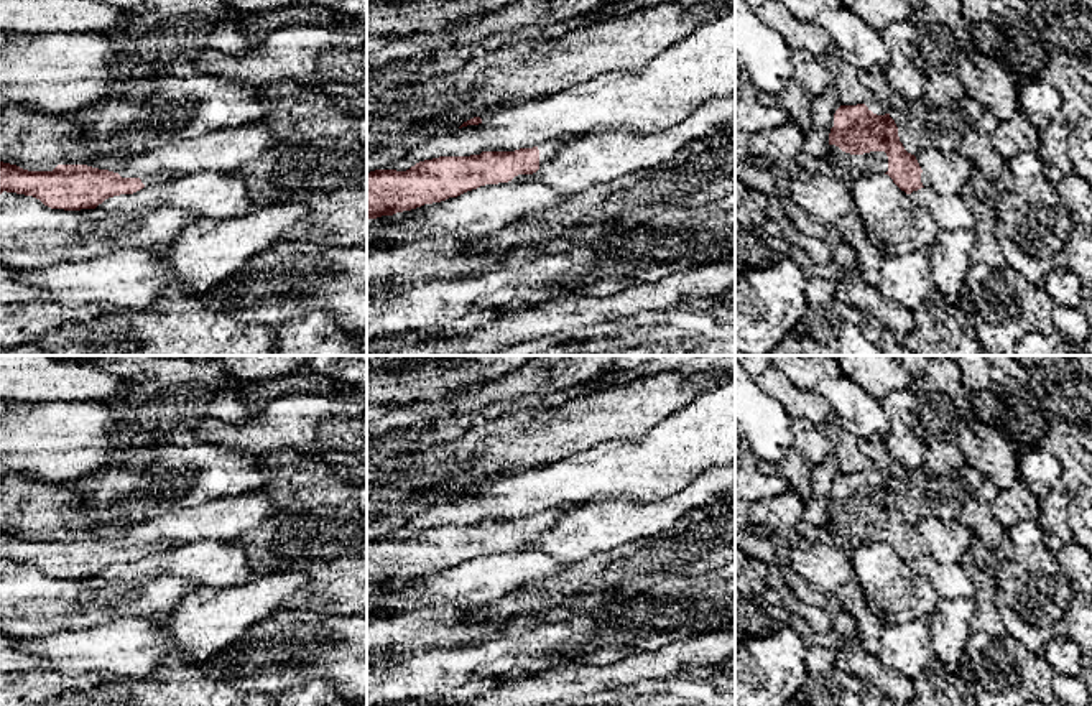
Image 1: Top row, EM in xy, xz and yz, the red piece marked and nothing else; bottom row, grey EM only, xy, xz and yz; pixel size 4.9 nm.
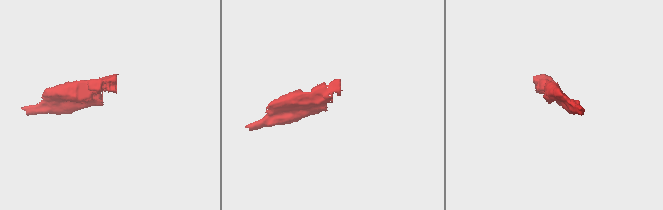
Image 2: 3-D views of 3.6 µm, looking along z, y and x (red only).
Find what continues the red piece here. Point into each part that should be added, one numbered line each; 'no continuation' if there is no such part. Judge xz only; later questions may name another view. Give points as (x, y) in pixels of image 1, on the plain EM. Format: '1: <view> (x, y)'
1: xz (548, 519)

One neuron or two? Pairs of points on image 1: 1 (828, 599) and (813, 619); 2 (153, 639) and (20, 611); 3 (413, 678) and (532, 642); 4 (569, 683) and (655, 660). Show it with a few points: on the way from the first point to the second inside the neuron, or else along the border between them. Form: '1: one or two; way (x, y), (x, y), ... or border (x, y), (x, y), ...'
1: two; border (788, 588), (800, 599), (821, 608), (832, 619)
2: two; border (134, 617), (114, 617), (104, 624), (73, 632)
3: one; way (443, 670), (502, 657)
4: one; way (591, 678), (604, 678), (633, 668)

